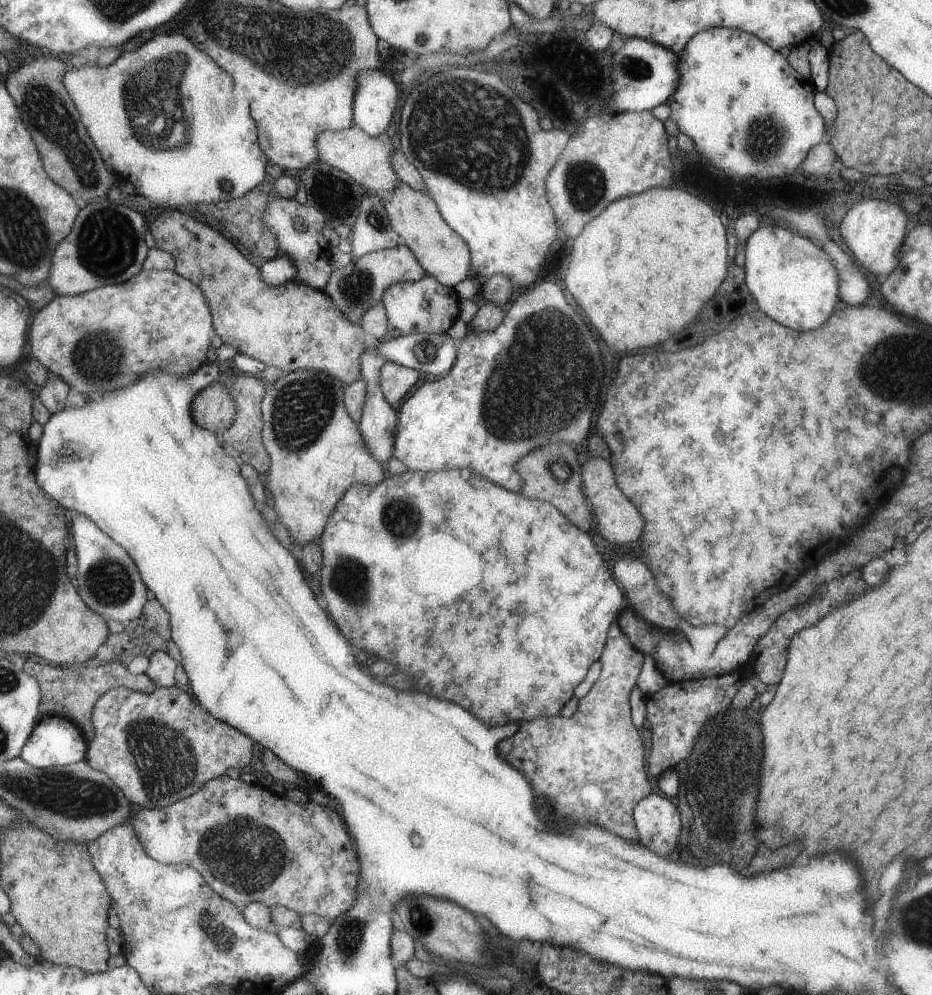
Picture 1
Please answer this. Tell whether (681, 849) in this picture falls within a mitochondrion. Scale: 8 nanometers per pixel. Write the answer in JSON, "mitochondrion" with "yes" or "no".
{"mitochondrion":"no"}

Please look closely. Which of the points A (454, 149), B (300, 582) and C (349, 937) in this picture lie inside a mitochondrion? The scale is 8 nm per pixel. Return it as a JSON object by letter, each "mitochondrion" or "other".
{"A":"mitochondrion","B":"other","C":"mitochondrion"}

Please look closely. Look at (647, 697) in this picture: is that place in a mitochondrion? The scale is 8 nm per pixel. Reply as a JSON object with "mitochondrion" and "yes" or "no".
{"mitochondrion":"no"}

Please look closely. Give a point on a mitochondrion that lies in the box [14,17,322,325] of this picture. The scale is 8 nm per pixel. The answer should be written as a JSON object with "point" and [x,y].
{"point":[47,110]}

